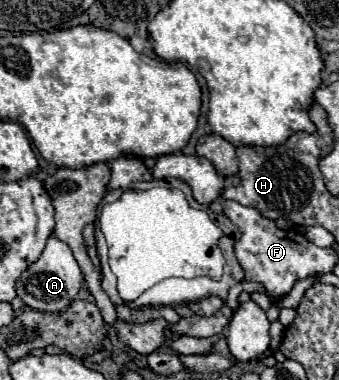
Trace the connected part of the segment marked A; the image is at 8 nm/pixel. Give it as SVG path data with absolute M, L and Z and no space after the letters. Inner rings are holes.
M50 236L42 256L34 264L30 264L22 272L22 276L16 280L16 296L26 306L30 306L34 310L40 310L40 312L62 312L78 296L80 286L82 286L82 272L80 272L80 266L78 266L76 258L74 258L72 250L62 240Z

